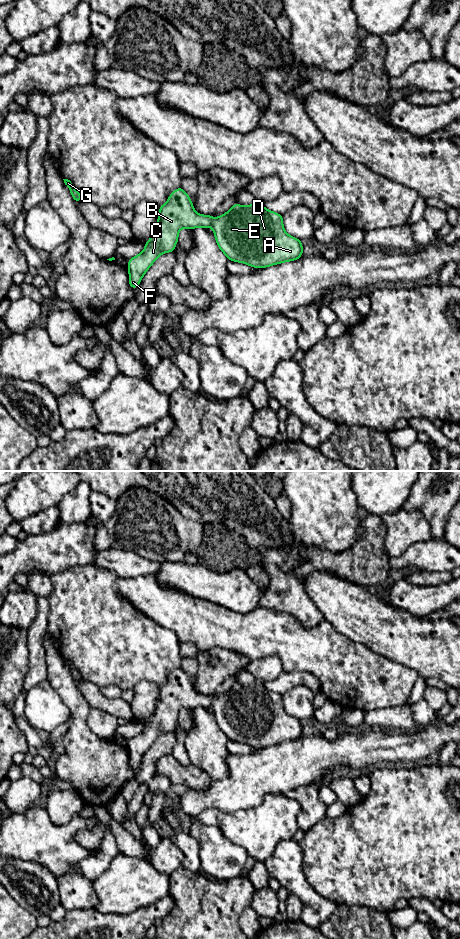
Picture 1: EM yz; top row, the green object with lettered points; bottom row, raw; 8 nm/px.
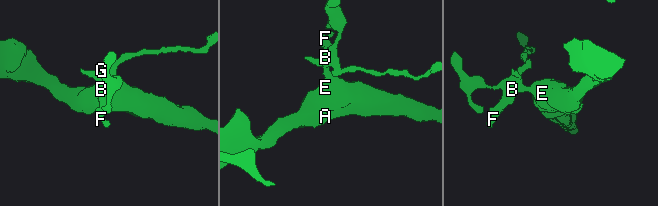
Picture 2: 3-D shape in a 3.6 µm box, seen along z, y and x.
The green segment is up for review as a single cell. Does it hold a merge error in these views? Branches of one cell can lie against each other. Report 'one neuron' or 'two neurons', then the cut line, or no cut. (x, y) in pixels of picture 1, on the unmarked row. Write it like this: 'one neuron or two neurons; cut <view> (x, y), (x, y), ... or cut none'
one neuron; cut none

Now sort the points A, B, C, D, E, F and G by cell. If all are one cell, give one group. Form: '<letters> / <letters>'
A B C D E F G

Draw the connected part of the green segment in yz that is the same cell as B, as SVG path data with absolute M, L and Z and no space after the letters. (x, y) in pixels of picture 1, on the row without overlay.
M179 667L170 674L165 684L159 686L159 692L155 711L145 722L145 729L128 739L129 765L132 769L139 766L145 753L161 734L174 731L181 708L190 710L197 707L211 707L219 729L228 740L245 743L254 748L265 748L294 741L303 736L301 720L286 713L282 695L255 683L246 686L235 683L225 694L213 698L211 695L197 693L190 676Z

